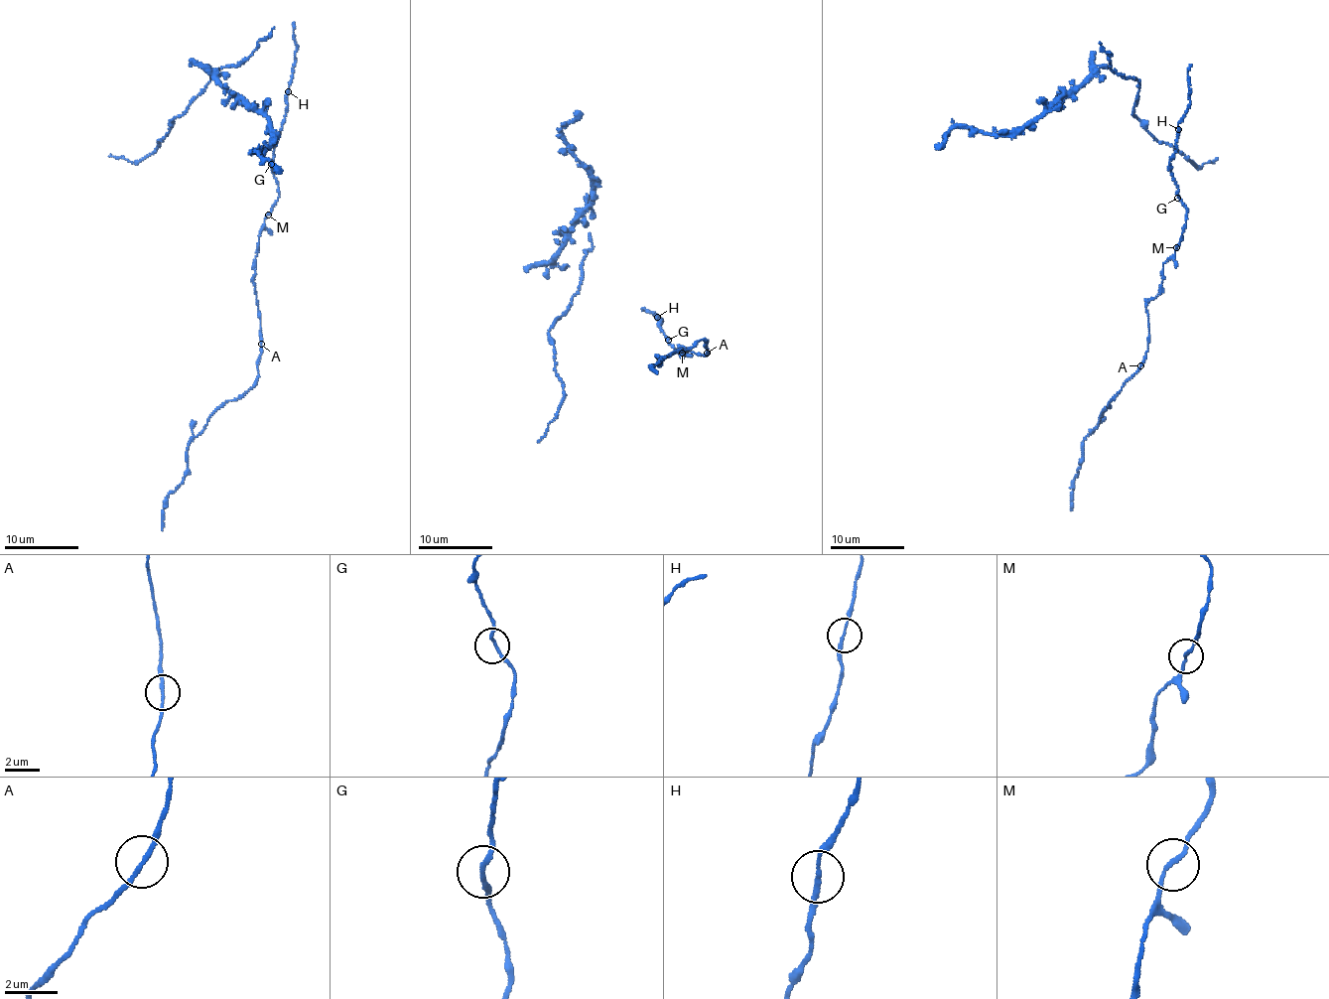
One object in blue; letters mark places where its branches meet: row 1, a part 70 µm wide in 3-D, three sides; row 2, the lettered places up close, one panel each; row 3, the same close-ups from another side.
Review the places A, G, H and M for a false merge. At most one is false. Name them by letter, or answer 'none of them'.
none of them

